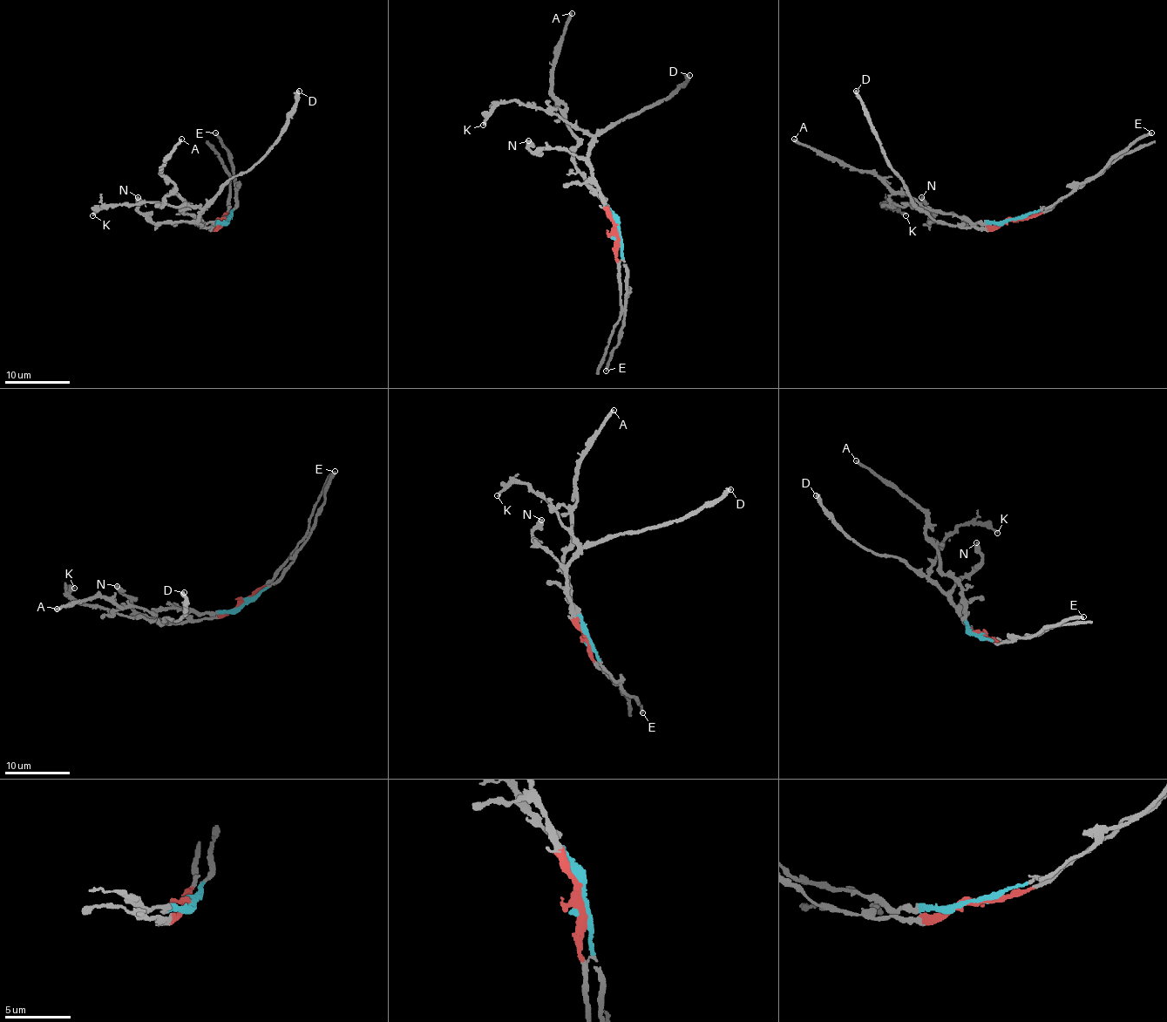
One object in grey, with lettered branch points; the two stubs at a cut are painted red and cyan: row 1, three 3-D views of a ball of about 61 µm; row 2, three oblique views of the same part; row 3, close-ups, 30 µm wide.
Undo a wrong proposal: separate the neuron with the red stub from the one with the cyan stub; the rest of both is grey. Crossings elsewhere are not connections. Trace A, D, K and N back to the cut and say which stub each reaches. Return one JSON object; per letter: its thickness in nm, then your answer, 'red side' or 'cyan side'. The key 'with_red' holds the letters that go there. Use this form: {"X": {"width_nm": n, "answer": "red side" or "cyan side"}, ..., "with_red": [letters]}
{"A": {"width_nm": 280, "answer": "cyan side"}, "D": {"width_nm": 360, "answer": "red side"}, "K": {"width_nm": 200, "answer": "red side"}, "N": {"width_nm": 480, "answer": "red side"}, "with_red": ["D", "K", "N"]}

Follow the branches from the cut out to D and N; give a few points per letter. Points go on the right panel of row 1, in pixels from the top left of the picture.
D: (1013, 220), (998, 226), (963, 228), (934, 221), (909, 195), (855, 91)
N: (1013, 220), (983, 228), (949, 226), (935, 221), (929, 223), (932, 213), (921, 197)

